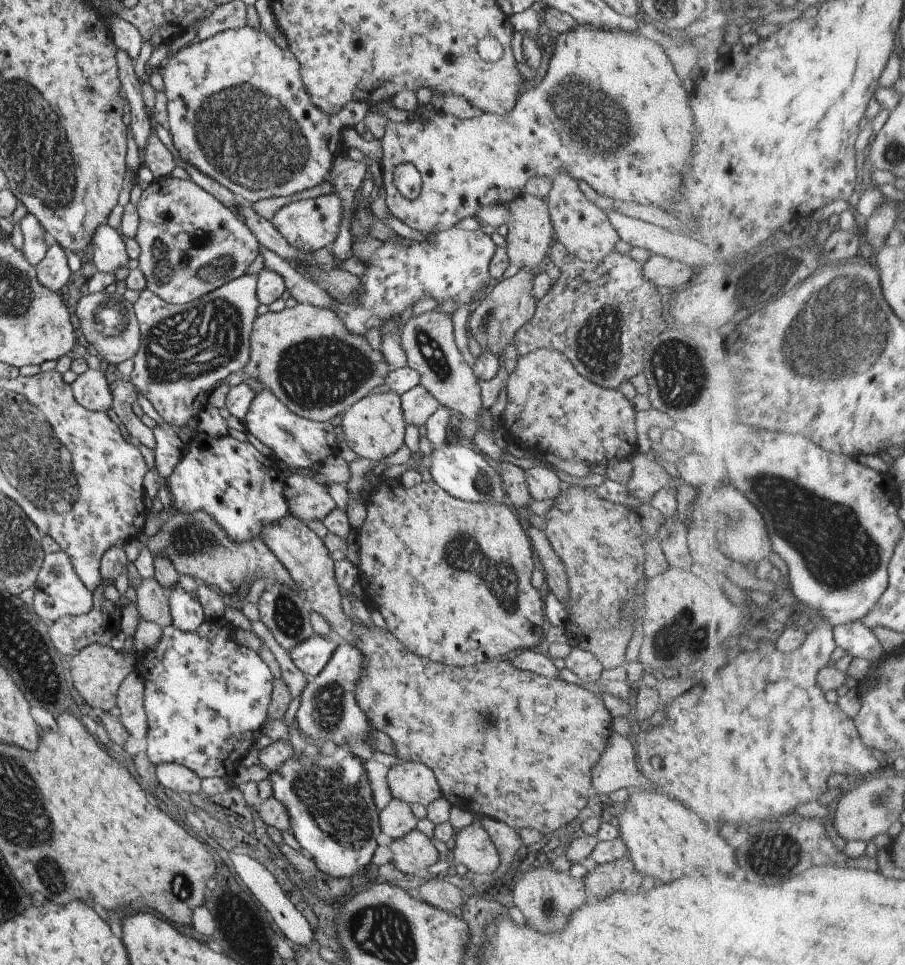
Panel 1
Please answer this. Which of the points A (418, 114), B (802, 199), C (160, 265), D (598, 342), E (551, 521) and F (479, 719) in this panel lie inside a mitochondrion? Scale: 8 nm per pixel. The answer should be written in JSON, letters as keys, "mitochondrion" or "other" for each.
{"A":"other","B":"other","C":"mitochondrion","D":"mitochondrion","E":"other","F":"mitochondrion"}

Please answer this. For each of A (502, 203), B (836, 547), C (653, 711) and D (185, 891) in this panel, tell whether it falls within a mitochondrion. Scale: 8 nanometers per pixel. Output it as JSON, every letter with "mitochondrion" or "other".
{"A":"other","B":"mitochondrion","C":"other","D":"mitochondrion"}

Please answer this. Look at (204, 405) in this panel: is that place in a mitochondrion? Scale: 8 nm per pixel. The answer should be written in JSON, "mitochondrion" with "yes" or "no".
{"mitochondrion":"no"}

